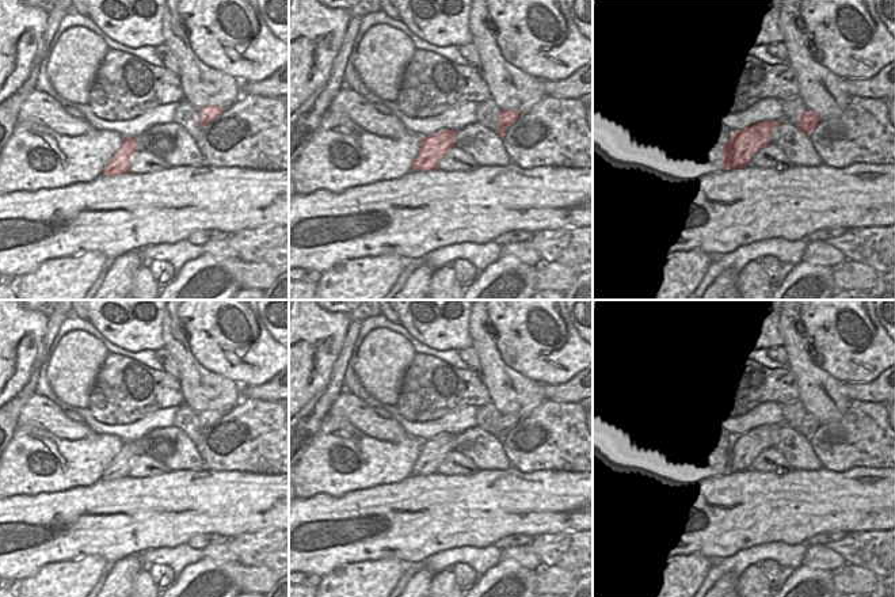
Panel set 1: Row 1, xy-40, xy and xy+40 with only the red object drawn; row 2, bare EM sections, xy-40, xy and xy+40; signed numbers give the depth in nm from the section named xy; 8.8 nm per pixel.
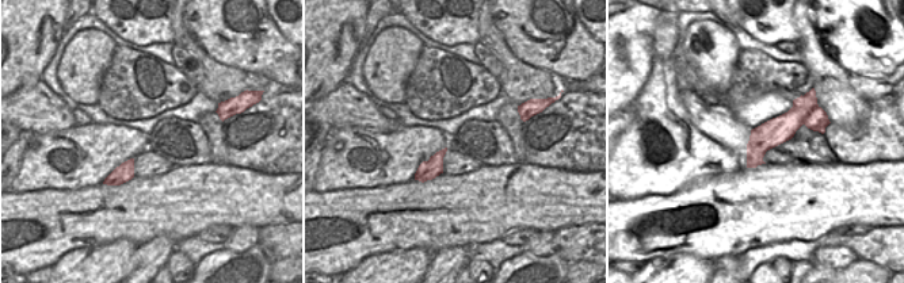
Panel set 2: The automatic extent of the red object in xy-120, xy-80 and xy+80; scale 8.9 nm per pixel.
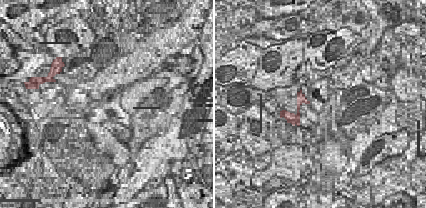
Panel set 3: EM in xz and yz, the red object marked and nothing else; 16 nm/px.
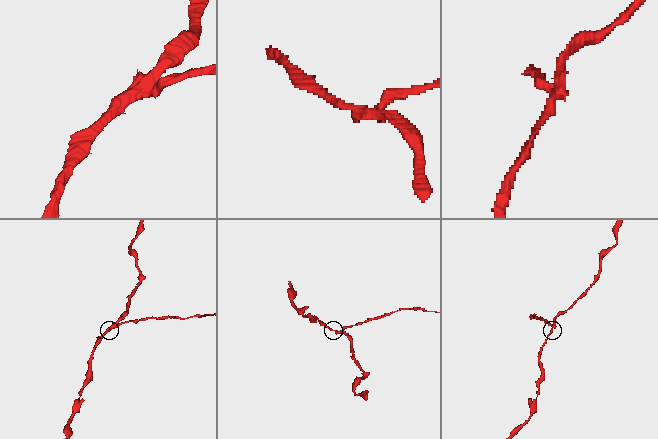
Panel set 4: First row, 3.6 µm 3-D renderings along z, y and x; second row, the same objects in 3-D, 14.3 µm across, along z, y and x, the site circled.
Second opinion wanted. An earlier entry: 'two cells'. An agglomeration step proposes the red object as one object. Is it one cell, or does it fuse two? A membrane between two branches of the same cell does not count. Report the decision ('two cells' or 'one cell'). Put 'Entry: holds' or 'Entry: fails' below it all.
two cells
Entry: holds

